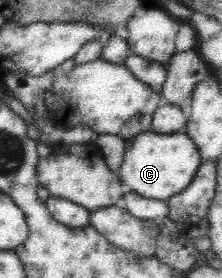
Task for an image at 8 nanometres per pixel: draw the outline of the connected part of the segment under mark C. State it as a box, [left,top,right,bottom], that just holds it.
[116,129,202,201]

